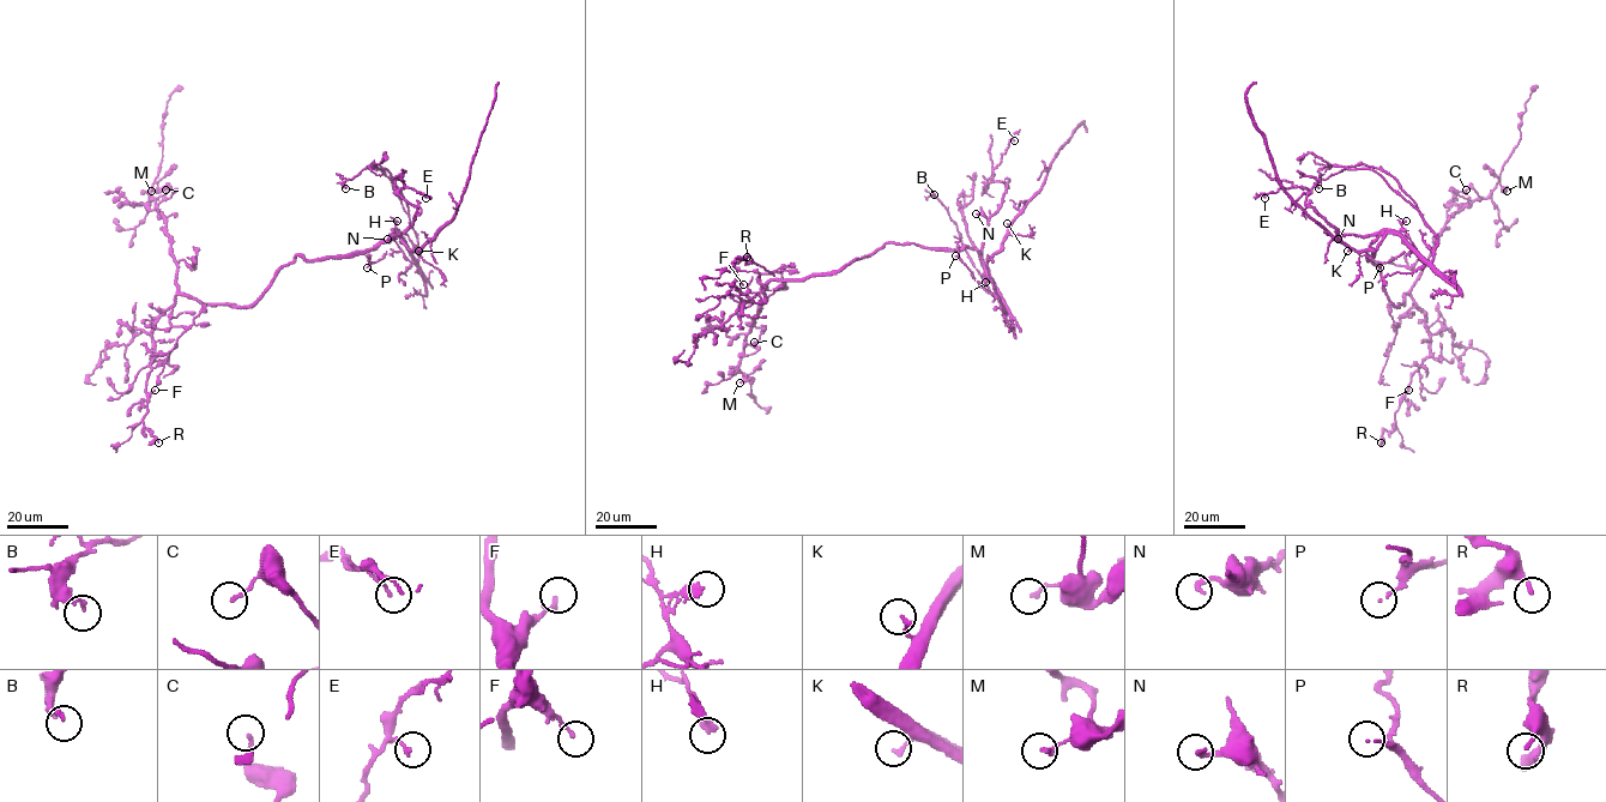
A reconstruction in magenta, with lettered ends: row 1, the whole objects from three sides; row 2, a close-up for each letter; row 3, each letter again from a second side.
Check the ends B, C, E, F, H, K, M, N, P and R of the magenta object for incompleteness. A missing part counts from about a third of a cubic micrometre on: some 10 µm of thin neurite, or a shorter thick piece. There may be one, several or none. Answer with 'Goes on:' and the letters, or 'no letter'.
Goes on: N

